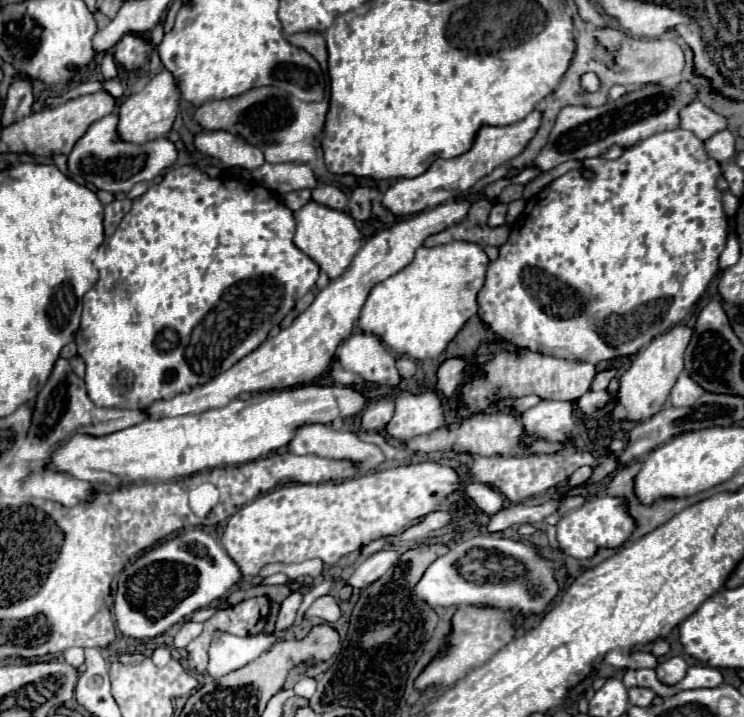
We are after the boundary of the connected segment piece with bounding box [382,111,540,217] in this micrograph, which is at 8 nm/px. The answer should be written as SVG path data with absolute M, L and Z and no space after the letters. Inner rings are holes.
M532 111L528 117L524 117L522 121L514 123L514 125L506 125L506 127L488 127L484 125L478 135L476 141L472 145L470 151L466 151L460 157L454 159L436 159L432 163L432 167L414 179L398 179L382 197L382 205L394 213L396 217L406 217L406 215L414 215L420 213L424 209L432 209L440 203L446 203L448 199L454 199L458 193L468 191L476 181L480 181L484 175L492 173L496 167L500 167L502 163L510 161L512 157L520 155L522 149L526 147L526 143L534 137L534 133L538 131L540 125L540 113Z

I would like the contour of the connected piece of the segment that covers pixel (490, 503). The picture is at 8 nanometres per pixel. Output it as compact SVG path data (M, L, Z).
M470 483L464 493L476 503L476 507L482 511L482 513L488 513L488 515L494 515L502 509L502 497L496 489L492 489L490 485L482 485L482 483Z

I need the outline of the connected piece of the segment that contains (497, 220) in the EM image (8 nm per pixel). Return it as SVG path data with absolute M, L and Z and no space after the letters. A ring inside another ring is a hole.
M496 203L494 207L492 207L492 211L490 211L490 219L488 219L488 223L490 225L504 225L506 223L506 215L508 215L508 207L504 205L504 203Z

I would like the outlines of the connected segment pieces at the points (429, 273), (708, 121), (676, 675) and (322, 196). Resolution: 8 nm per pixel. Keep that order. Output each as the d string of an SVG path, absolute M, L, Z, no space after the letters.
M452 241L438 247L420 247L410 265L406 265L402 271L388 277L386 281L378 283L370 291L366 305L360 313L358 327L366 333L374 333L384 341L384 345L388 345L400 355L406 353L412 359L436 359L448 347L454 335L462 329L462 325L472 315L478 313L476 293L484 285L486 267L488 267L488 257L476 243Z
M698 99L690 101L688 105L682 107L680 111L680 127L692 131L696 137L706 141L712 137L716 131L726 129L726 119L704 107Z
M670 657L670 659L660 661L660 665L656 667L656 673L658 673L660 681L674 685L676 681L680 681L686 675L686 669L688 669L688 665L682 657Z
M326 185L326 187L318 187L318 189L312 189L312 199L320 205L326 205L330 209L338 209L342 211L346 207L346 195L338 189L338 187L332 187L332 185Z

